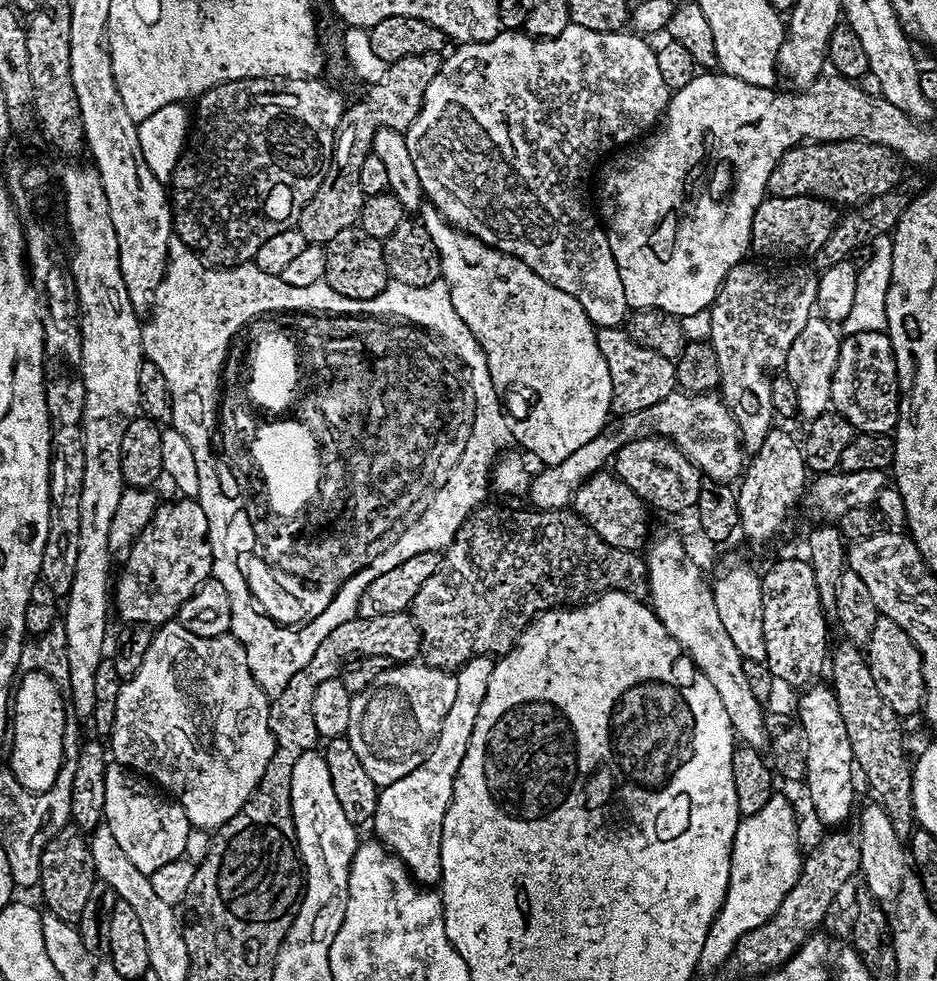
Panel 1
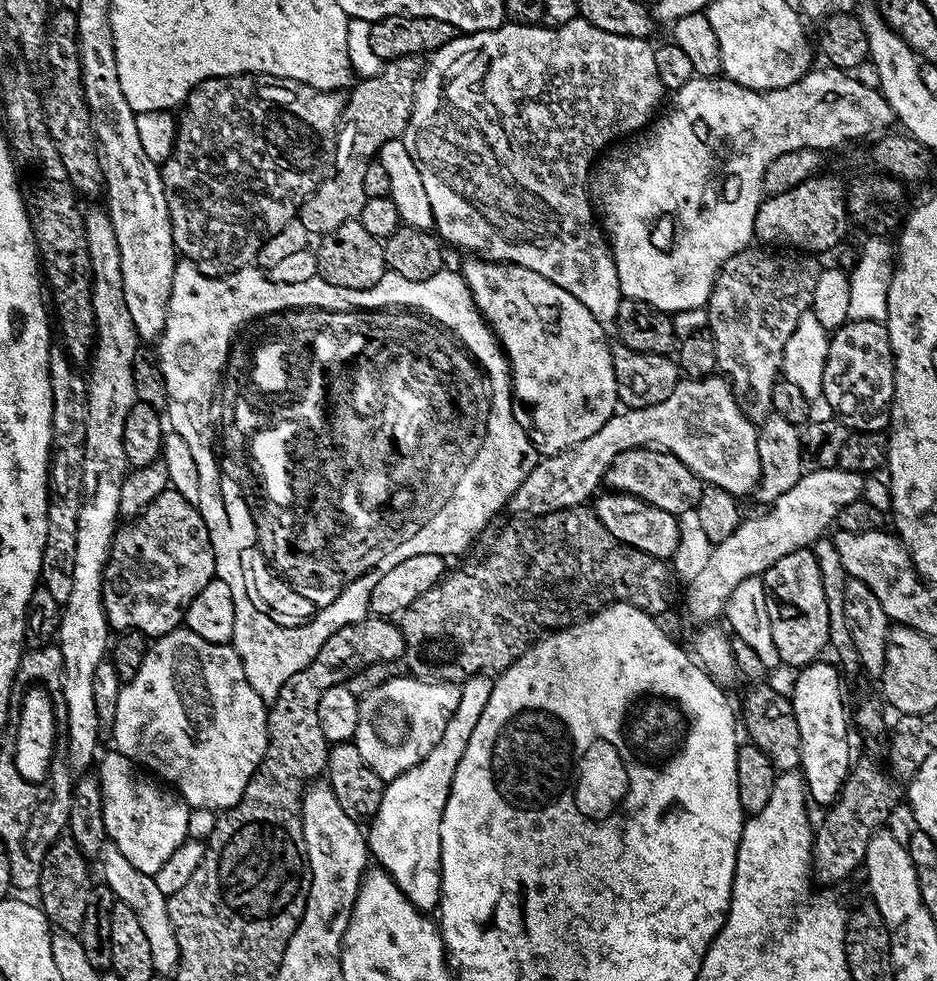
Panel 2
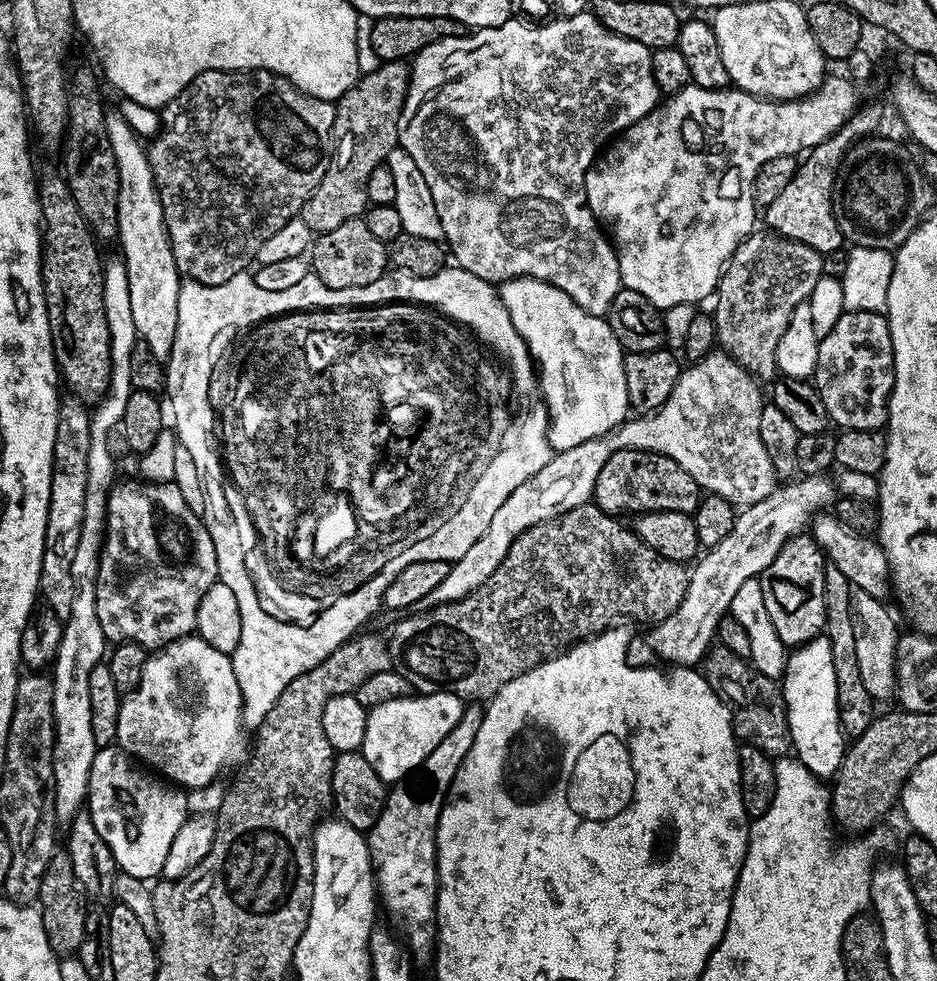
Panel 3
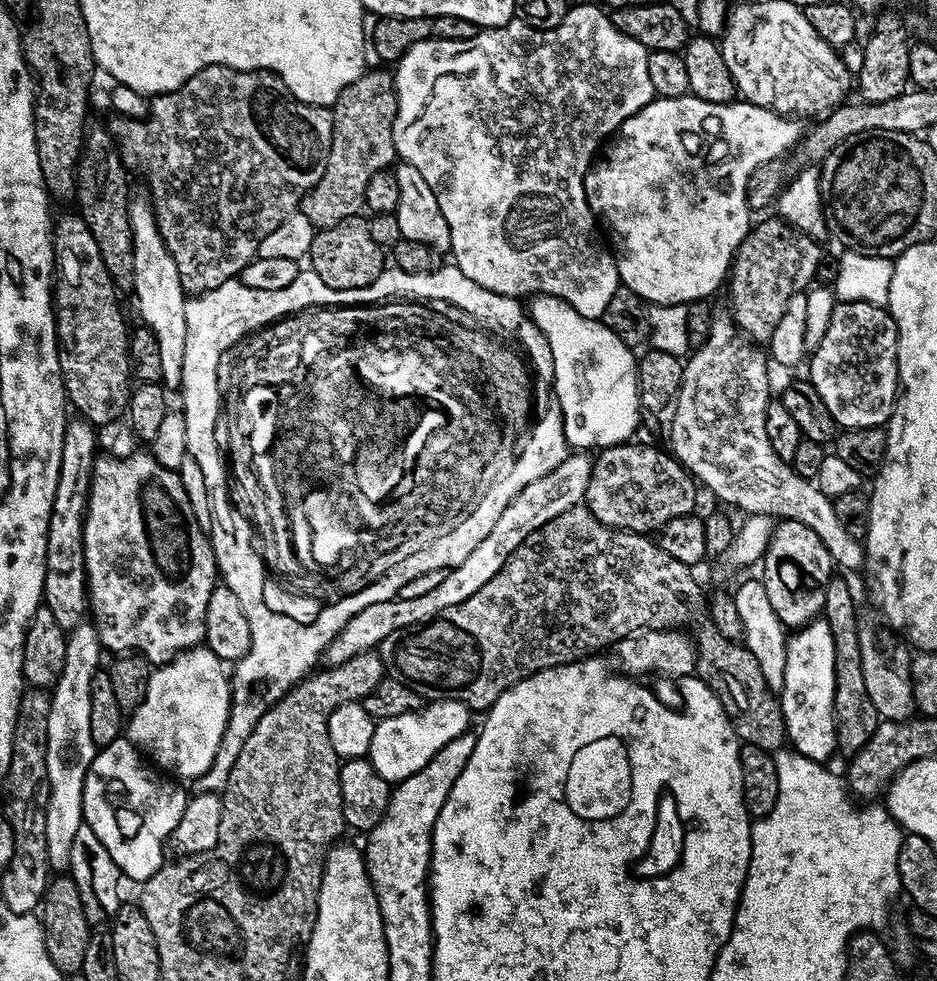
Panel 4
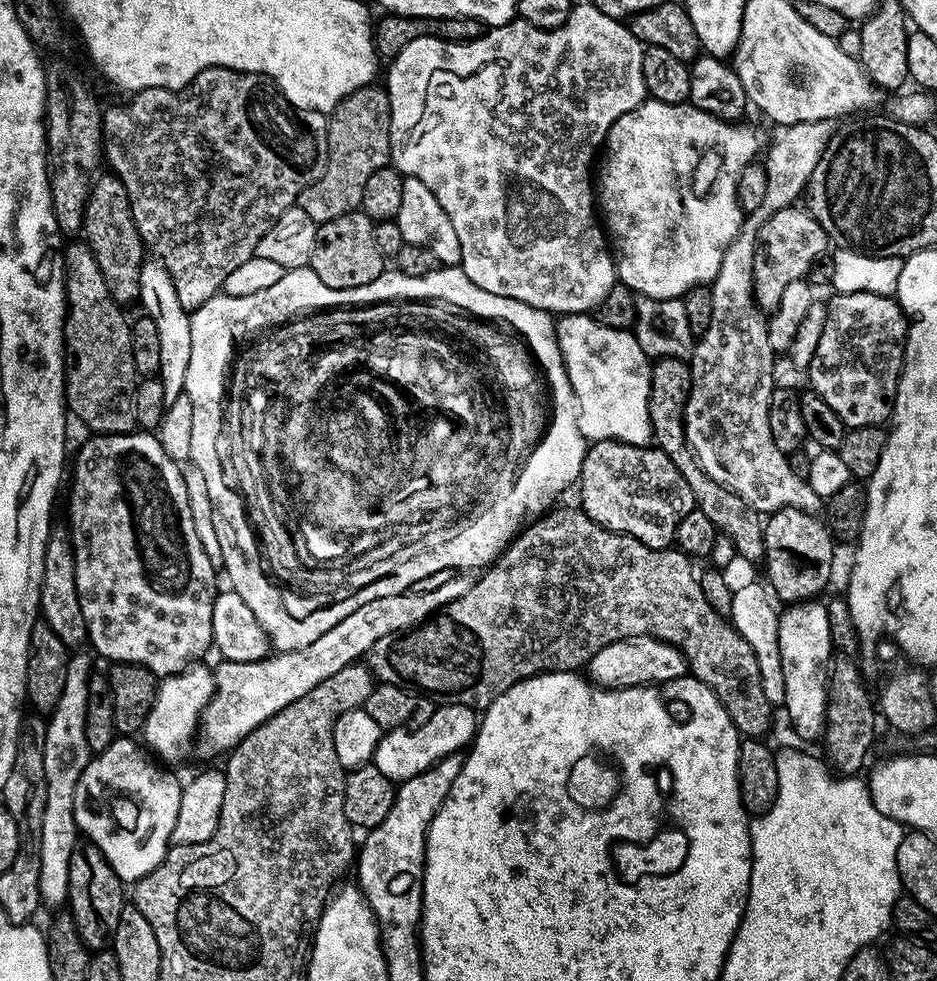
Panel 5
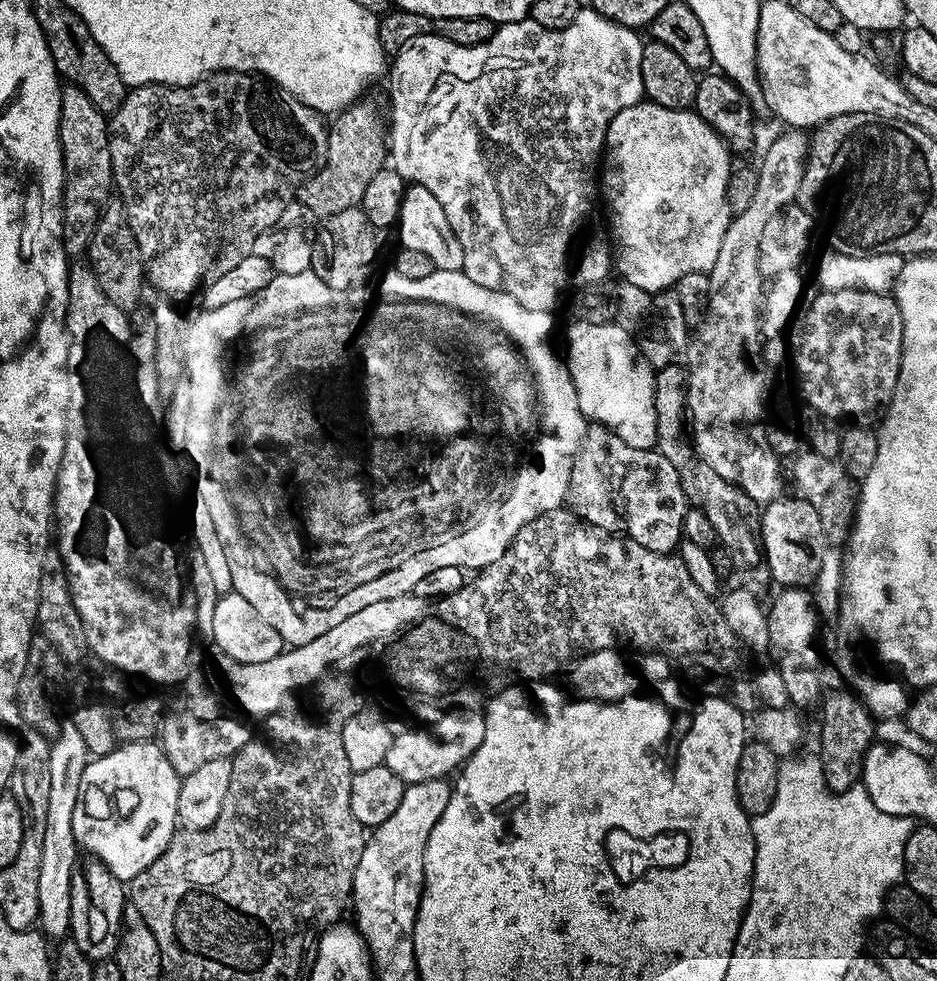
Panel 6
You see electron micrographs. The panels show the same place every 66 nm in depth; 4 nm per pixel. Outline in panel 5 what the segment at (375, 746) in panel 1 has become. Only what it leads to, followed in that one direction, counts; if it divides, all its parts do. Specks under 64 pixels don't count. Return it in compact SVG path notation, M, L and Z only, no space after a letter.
M444 704L433 711L429 720L415 726L385 731L376 747L374 763L393 782L409 780L422 774L442 758L467 749L475 737L477 727L478 716L473 709L461 704Z

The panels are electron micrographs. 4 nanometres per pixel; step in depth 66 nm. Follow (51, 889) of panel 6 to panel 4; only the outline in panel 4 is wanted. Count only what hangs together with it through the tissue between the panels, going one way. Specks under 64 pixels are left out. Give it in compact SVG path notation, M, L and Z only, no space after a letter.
M90 622L81 623L68 633L66 666L62 666L62 674L50 692L50 718L46 722L46 778L50 782L50 798L46 802L46 854L49 869L56 874L68 872L74 833L78 826L85 824L82 786L98 751L94 738L90 738L90 682L101 667L100 655L96 627Z

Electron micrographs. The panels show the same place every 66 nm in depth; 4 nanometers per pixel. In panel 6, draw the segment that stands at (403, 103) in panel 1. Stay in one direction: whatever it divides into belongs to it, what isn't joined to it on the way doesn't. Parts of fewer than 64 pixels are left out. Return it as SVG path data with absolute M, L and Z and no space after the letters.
M363 102L349 104L348 107L335 113L331 120L327 125L328 141L326 142L324 162L298 189L299 203L303 204L305 209L316 218L338 214L338 210L359 208L362 194L366 194L366 186L370 182L370 178L374 178L374 174L378 174L378 170L385 167L386 164L386 160L384 160L384 132L380 129L380 116L376 113L374 105L363 104Z

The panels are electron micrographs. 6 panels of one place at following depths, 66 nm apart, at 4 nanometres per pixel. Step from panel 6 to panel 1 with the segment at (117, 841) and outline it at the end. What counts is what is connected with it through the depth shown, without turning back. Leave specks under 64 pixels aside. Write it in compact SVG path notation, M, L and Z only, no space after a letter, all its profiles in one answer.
M109 763L106 770L104 823L110 826L126 858L130 858L130 862L134 862L134 866L143 872L151 874L185 855L184 847L190 825L182 806L161 794L147 779L141 778L123 764Z

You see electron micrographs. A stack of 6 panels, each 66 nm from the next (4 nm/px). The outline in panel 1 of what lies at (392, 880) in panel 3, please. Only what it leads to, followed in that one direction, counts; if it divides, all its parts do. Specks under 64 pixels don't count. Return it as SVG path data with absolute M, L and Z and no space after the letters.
M475 656L467 660L455 673L458 690L454 694L454 702L446 718L442 718L442 730L438 730L438 738L426 758L406 778L398 778L398 782L386 784L380 788L380 797L376 807L376 815L372 817L371 827L376 827L375 839L388 851L398 857L408 867L408 875L421 886L436 886L440 882L440 851L442 850L442 822L446 818L446 810L452 801L454 782L458 774L458 766L462 766L462 758L466 758L466 750L470 746L470 737L474 735L474 722L478 722L478 710L482 710L482 698L486 698L486 690L490 686L490 674L494 667L491 656Z

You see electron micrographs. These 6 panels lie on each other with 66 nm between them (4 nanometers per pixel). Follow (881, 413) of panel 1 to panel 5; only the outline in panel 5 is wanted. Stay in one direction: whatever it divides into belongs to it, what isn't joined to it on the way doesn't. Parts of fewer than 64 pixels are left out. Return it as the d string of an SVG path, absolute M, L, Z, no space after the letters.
M836 292L832 301L827 301L826 326L822 326L822 338L818 338L818 350L808 364L806 375L811 391L817 392L842 418L848 428L861 428L867 424L879 425L880 407L884 400L891 401L896 394L896 384L900 381L900 371L904 365L904 339L908 336L909 319L892 296L873 292Z

